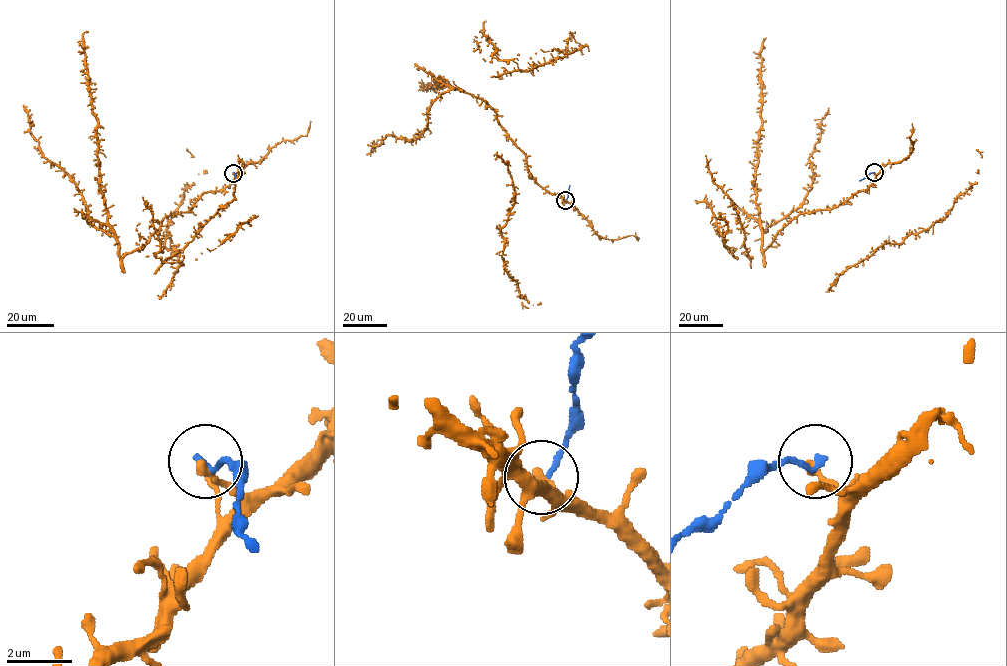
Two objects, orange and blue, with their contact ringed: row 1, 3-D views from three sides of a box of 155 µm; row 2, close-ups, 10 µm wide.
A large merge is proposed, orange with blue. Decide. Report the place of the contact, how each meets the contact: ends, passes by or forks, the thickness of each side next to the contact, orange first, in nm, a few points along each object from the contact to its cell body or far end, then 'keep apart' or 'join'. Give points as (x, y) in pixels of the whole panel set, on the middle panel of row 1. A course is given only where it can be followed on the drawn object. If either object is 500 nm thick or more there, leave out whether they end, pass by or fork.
place (565, 200); orange ends; blue ends; calibres 240 and 190 nm; course orange (565, 200), (539, 184), (525, 154), (483, 100), (440, 80), (436, 88), (423, 87), (428, 90); course blue (565, 200), (570, 185); keep apart

